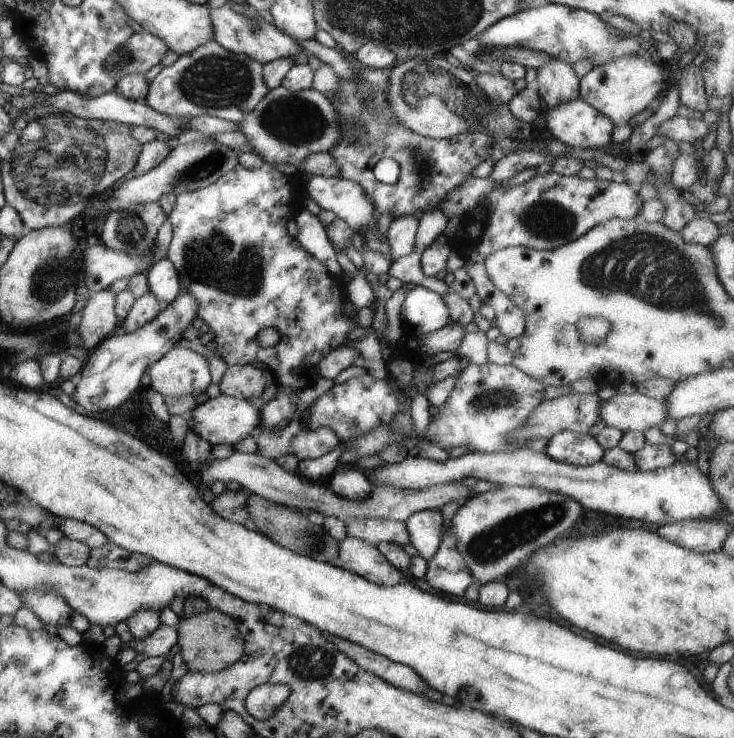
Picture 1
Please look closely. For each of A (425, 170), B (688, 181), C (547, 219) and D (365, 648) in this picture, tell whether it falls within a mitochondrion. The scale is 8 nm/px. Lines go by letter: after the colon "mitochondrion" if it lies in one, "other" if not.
A: mitochondrion
B: other
C: mitochondrion
D: other

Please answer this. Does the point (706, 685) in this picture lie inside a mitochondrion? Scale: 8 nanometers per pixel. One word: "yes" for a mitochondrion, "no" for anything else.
no

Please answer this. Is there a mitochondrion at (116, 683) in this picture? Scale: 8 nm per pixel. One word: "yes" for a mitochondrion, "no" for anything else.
no

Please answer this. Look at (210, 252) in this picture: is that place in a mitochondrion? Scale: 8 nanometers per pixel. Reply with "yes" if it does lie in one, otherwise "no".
yes

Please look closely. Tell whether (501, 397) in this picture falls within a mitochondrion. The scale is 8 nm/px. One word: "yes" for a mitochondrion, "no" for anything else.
yes

